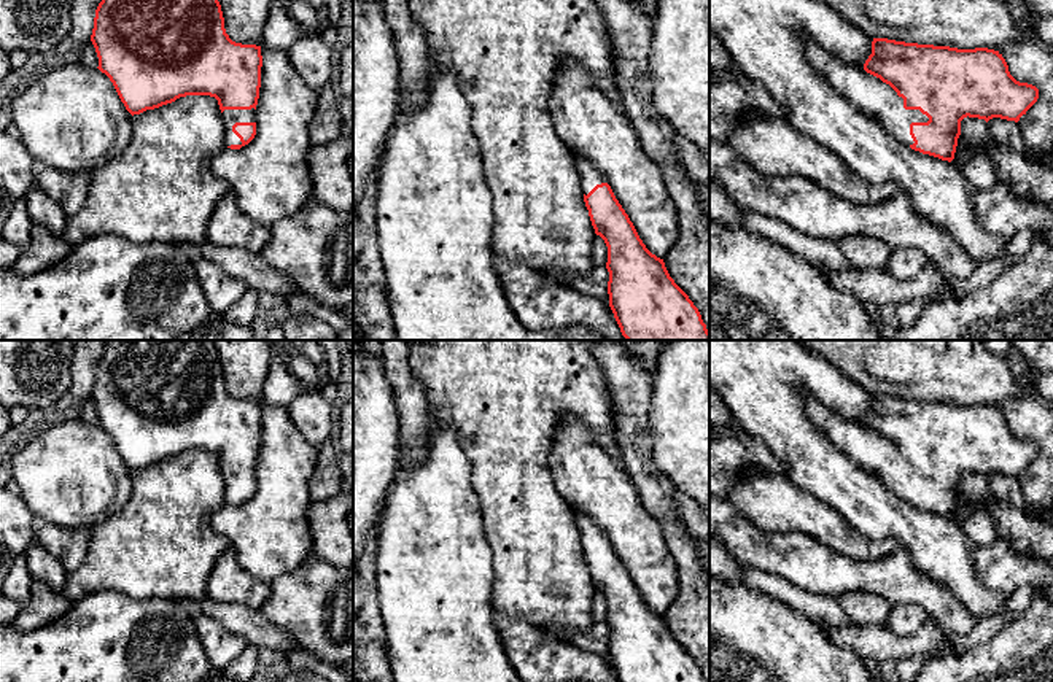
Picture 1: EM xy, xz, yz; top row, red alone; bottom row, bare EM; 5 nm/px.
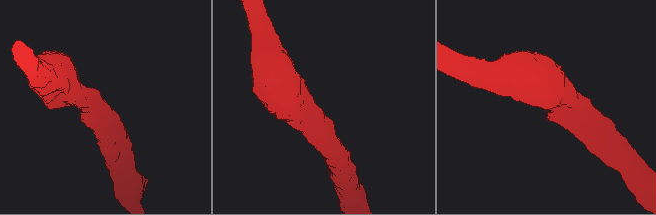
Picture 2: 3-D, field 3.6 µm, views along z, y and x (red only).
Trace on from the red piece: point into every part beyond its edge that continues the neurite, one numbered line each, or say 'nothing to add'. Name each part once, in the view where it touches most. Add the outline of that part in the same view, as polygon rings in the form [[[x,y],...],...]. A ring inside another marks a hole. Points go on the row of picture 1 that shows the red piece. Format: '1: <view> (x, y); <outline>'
1: yz (869, 94); [[[803,37],[808,64],[819,72],[827,83],[841,92],[859,111],[875,118],[878,124],[897,141],[913,145],[911,122],[927,122],[919,110],[905,110],[903,99],[880,78],[849,65],[822,49],[810,37]]]

